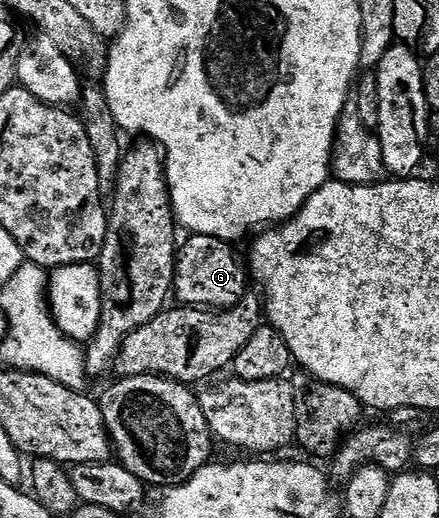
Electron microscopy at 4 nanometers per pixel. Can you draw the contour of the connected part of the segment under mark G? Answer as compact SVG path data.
M200 233L188 236L188 241L178 246L175 254L174 300L180 306L193 309L218 311L238 303L249 292L249 265L239 258L239 253L230 241L222 241L213 235Z

